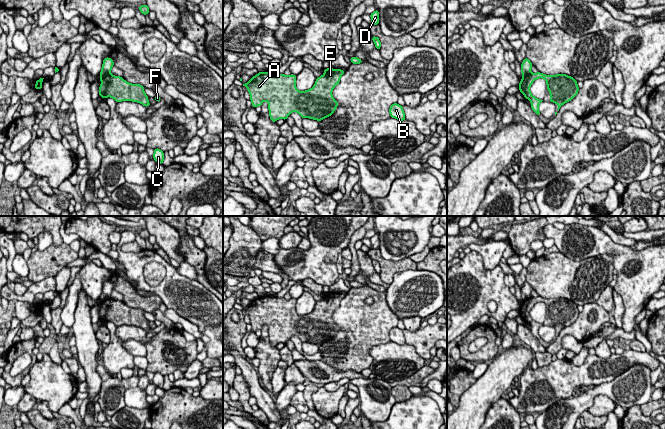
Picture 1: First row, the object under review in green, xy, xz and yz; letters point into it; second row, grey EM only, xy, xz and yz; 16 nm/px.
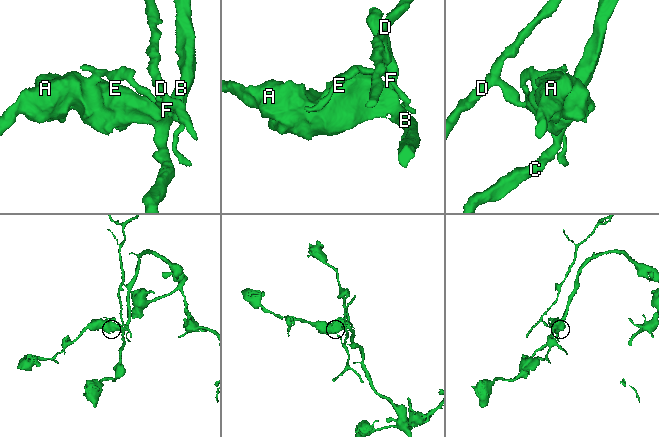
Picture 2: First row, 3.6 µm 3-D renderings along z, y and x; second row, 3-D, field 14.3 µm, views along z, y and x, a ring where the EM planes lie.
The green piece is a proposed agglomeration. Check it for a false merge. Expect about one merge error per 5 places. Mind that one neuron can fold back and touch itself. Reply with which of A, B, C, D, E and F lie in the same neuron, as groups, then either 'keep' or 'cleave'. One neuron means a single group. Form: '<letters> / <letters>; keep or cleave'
A B C E / D F; cleave

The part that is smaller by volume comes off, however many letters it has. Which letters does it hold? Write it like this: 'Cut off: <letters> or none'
Cut off: D, F

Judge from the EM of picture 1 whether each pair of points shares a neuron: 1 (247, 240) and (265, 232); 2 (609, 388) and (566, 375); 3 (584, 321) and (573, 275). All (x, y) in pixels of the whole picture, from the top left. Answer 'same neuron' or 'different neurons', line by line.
1: different neurons
2: different neurons
3: different neurons

